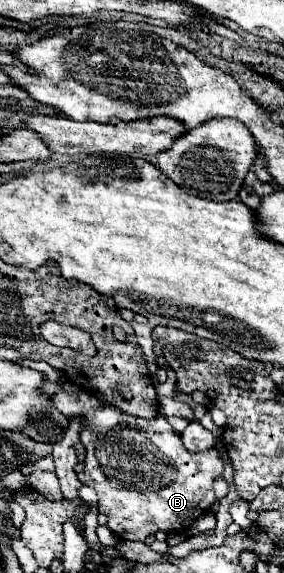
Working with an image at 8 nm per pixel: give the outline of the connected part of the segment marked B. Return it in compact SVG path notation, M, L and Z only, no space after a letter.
M59 389L51 399L67 419L77 419L83 415L81 443L87 451L87 457L85 457L85 471L79 473L79 481L97 491L99 513L109 517L107 527L119 539L145 541L145 537L157 531L163 531L163 533L187 531L193 519L209 511L209 507L215 503L213 483L223 477L223 461L217 449L209 449L201 453L187 451L179 435L171 429L171 425L165 421L163 415L157 415L155 419L125 415L111 405L103 405L95 395L89 395L89 393L71 395L63 389Z

